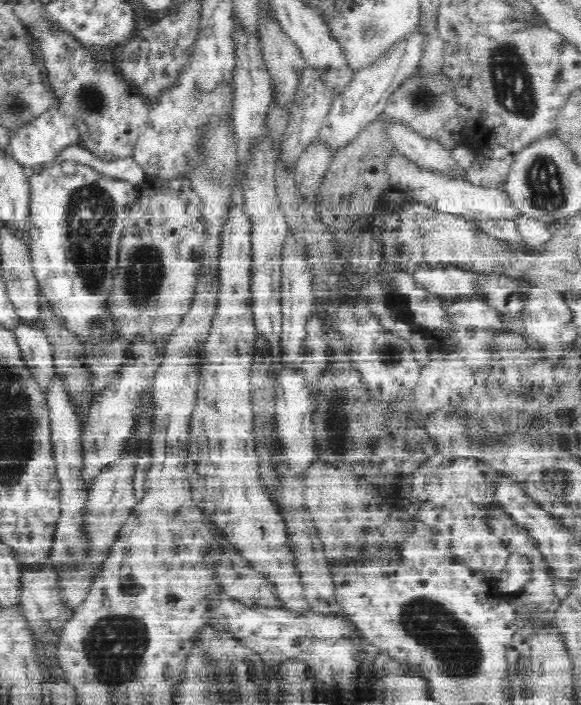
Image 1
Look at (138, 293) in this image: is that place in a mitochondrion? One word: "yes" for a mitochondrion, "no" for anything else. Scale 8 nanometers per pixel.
yes

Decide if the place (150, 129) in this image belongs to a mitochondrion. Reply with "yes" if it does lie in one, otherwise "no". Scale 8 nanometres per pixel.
no

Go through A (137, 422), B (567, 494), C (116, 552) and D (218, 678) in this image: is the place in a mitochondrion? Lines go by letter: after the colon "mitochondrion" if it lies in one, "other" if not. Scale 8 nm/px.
A: other
B: mitochondrion
C: other
D: mitochondrion

